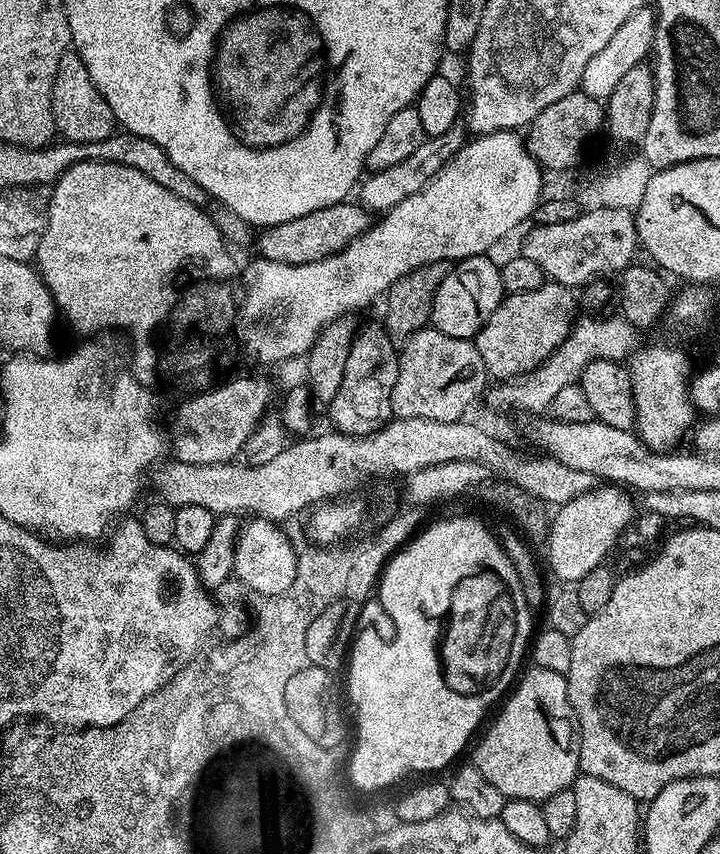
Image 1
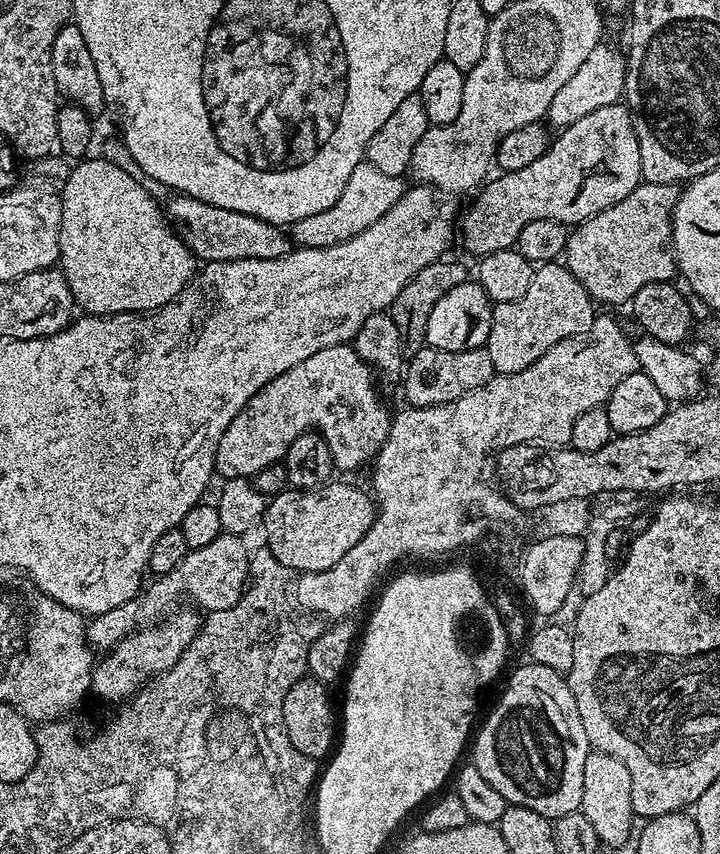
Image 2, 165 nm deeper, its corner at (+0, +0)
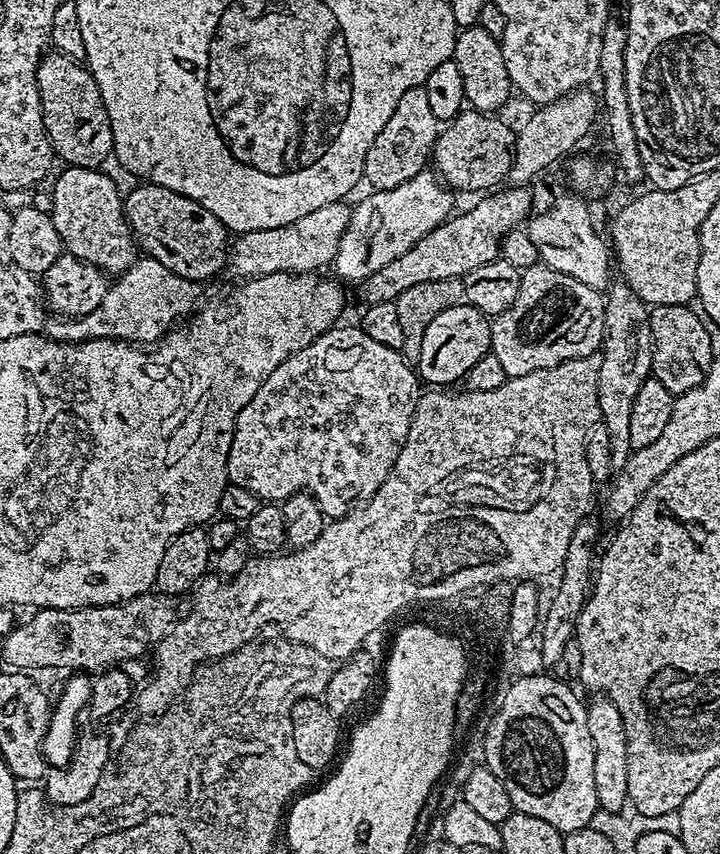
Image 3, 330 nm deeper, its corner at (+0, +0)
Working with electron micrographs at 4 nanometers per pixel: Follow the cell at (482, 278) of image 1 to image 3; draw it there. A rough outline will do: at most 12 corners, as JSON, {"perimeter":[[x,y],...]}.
{"perimeter":[[473,304],[442,310],[418,353],[428,386],[452,386],[489,355],[492,326]]}

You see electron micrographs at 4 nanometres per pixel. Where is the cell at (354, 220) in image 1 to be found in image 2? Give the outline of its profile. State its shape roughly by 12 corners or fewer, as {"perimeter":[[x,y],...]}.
{"perimeter":[[176,194],[173,232],[200,262],[293,251],[285,229]]}

